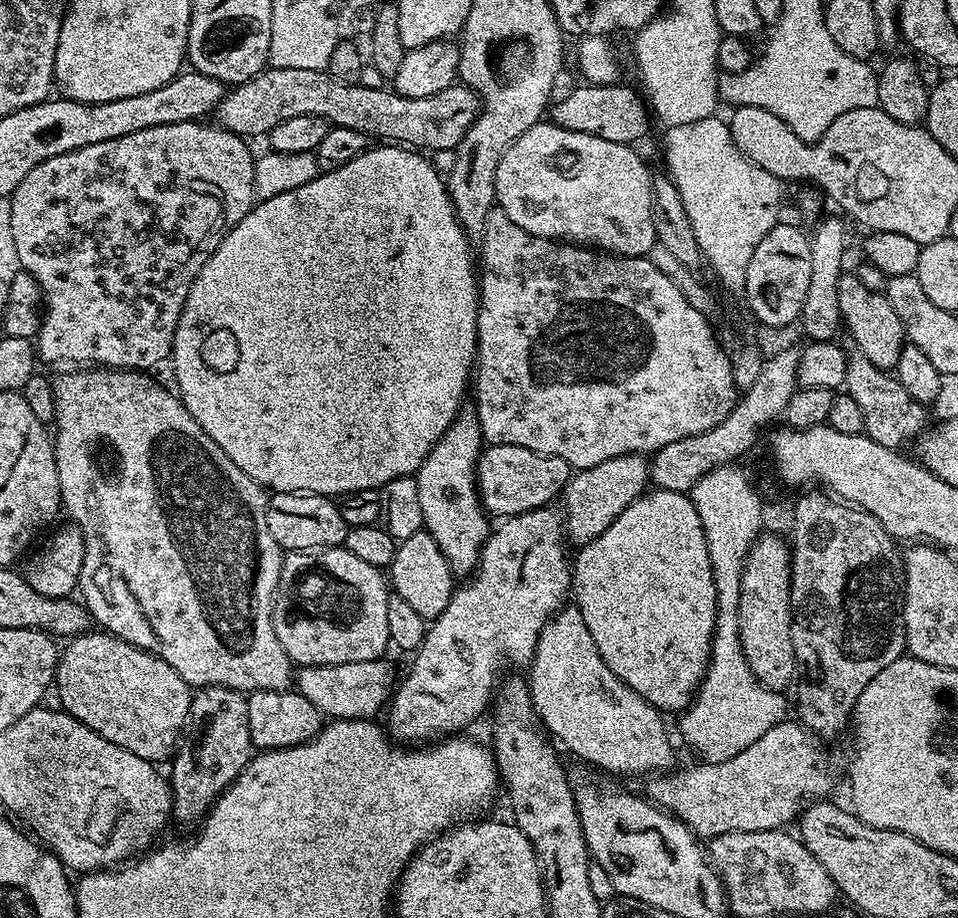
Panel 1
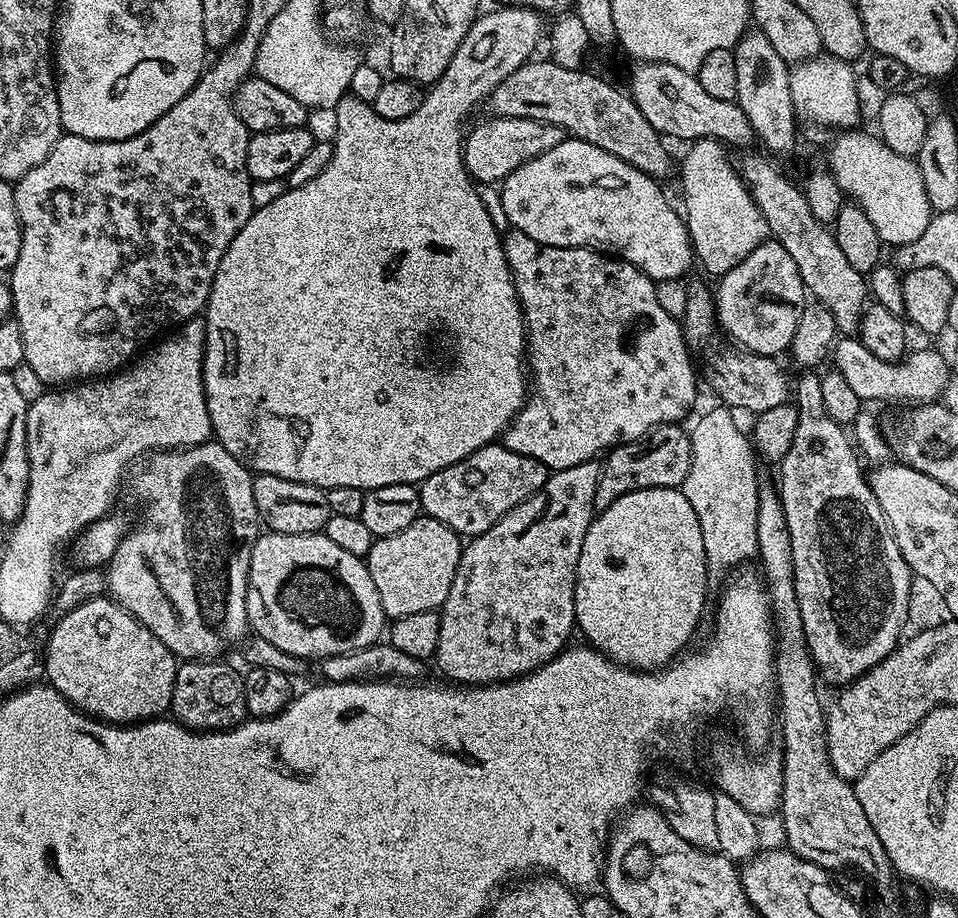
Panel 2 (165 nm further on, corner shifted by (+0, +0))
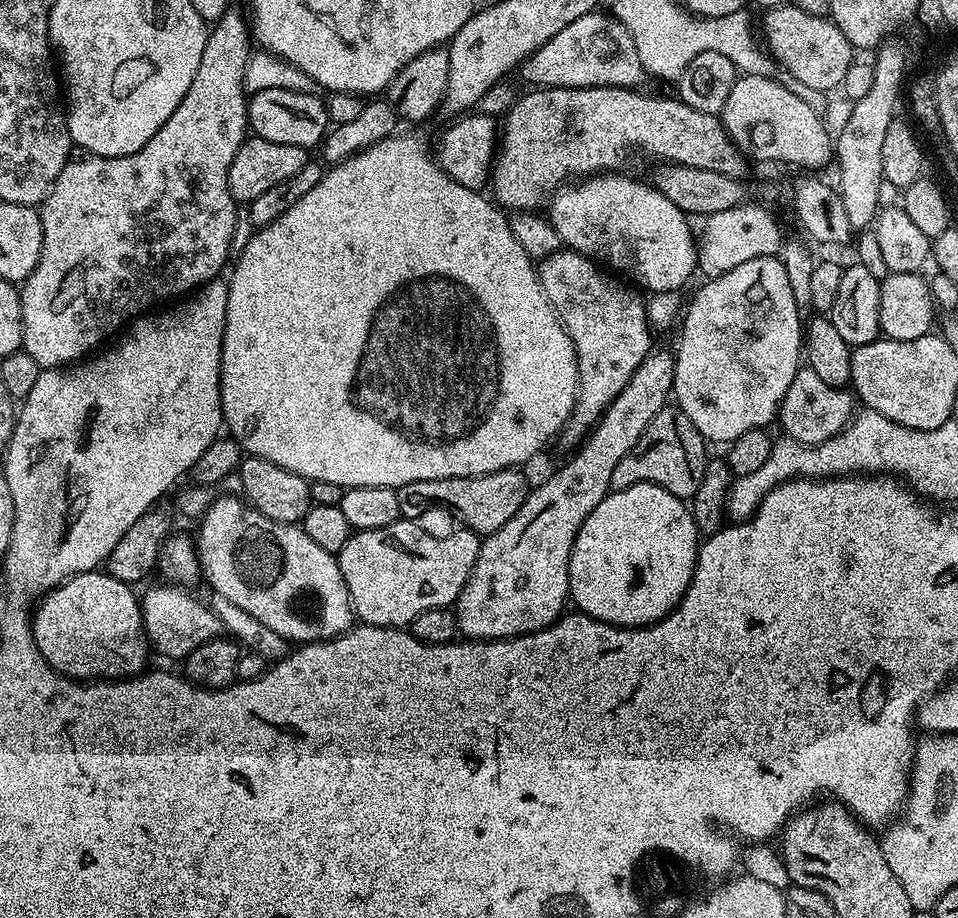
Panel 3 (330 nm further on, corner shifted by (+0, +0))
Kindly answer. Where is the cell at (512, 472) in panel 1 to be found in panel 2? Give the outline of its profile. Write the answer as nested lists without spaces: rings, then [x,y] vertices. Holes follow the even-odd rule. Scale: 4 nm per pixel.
[[[493,442],[484,448],[474,450],[474,454],[462,458],[462,462],[454,462],[454,466],[446,466],[430,474],[430,478],[421,480],[418,485],[420,511],[423,515],[450,526],[461,537],[480,536],[486,530],[490,530],[494,522],[498,522],[510,510],[514,510],[514,506],[526,502],[526,498],[533,496],[548,480],[549,475],[550,469],[542,462],[526,458],[526,454],[514,454],[514,450],[505,448],[503,443]]]

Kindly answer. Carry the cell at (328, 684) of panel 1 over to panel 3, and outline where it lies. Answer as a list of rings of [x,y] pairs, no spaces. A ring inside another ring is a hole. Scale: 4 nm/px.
[[[159,582],[153,588],[142,592],[140,611],[144,613],[144,633],[148,636],[148,643],[164,656],[176,662],[183,661],[202,642],[219,637],[222,629],[218,618],[212,613],[203,599],[195,600],[189,589],[177,586],[171,582]]]

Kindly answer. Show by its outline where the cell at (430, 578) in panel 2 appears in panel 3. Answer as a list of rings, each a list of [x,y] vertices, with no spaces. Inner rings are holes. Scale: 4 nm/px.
[[[401,518],[378,530],[353,531],[342,546],[338,553],[340,570],[352,599],[355,619],[361,625],[369,628],[404,628],[411,625],[418,614],[435,608],[448,608],[455,605],[456,599],[460,597],[462,586],[466,586],[466,578],[470,578],[470,570],[474,570],[481,537],[463,526],[457,527],[457,532],[448,532],[445,536],[435,536],[420,526],[415,520]]]

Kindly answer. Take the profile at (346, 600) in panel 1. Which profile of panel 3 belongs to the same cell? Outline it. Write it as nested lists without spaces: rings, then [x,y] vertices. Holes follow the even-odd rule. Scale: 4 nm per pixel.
[[[217,495],[216,499],[202,515],[199,521],[200,529],[194,532],[194,543],[196,546],[196,554],[200,558],[202,565],[202,576],[212,587],[211,591],[222,598],[230,598],[230,602],[234,602],[234,606],[246,610],[246,614],[251,614],[254,618],[258,618],[258,622],[262,622],[265,626],[270,626],[270,630],[275,630],[277,634],[282,634],[282,638],[286,638],[289,642],[299,642],[300,644],[310,644],[313,640],[332,640],[335,636],[340,636],[343,632],[349,631],[354,624],[354,613],[352,610],[352,599],[346,590],[346,582],[342,578],[340,570],[340,561],[335,555],[326,550],[322,550],[322,546],[317,546],[310,539],[310,534],[304,532],[303,527],[295,524],[283,524],[282,522],[273,522],[270,518],[266,518],[257,508],[249,506],[239,495],[224,496]]]

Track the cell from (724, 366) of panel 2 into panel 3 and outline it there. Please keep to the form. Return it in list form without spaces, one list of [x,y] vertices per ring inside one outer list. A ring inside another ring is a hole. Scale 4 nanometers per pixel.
[[[801,366],[780,403],[778,424],[784,427],[783,435],[806,445],[818,445],[834,438],[851,423],[854,417],[852,400],[854,404],[853,393],[847,387],[834,389],[826,386],[826,382],[822,382],[812,368]]]

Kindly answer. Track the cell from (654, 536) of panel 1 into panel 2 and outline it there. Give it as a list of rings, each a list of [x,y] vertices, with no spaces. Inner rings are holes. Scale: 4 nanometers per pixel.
[[[647,488],[626,494],[618,498],[610,506],[599,509],[595,513],[591,526],[586,530],[586,538],[582,538],[582,554],[578,554],[576,567],[576,585],[574,586],[574,610],[576,611],[576,628],[585,636],[587,643],[597,652],[624,665],[625,668],[637,670],[659,670],[665,664],[683,653],[689,647],[692,635],[704,616],[704,603],[708,600],[708,563],[706,550],[702,546],[702,526],[698,526],[698,514],[694,514],[694,506],[686,502],[680,488]]]

